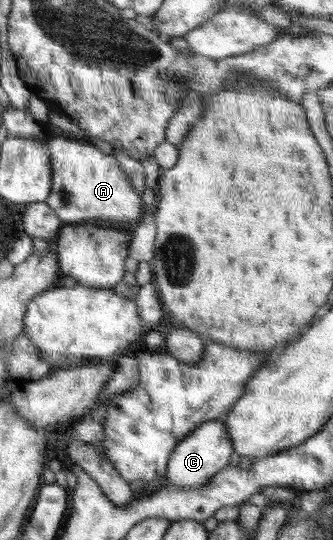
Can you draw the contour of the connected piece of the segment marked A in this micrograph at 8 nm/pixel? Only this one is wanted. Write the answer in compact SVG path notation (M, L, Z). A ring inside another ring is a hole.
M48 134L46 146L51 163L51 192L45 202L63 224L100 223L132 228L142 219L145 205L127 181L122 166L112 154L105 154L92 142L69 135Z

